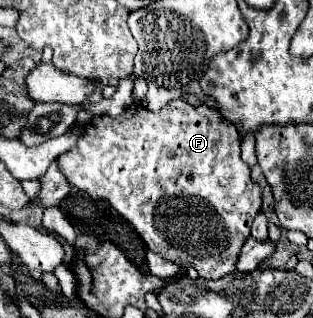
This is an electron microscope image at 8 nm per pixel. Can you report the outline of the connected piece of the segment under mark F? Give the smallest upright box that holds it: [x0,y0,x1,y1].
[59,99,261,279]

